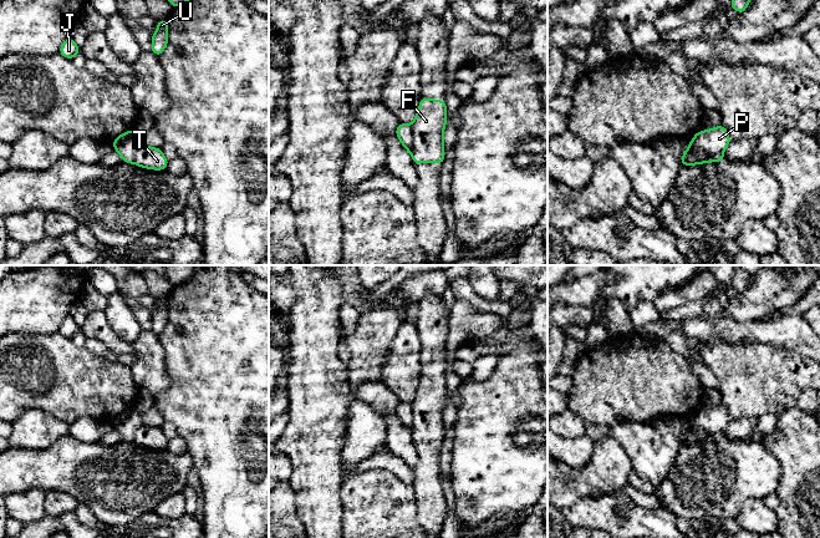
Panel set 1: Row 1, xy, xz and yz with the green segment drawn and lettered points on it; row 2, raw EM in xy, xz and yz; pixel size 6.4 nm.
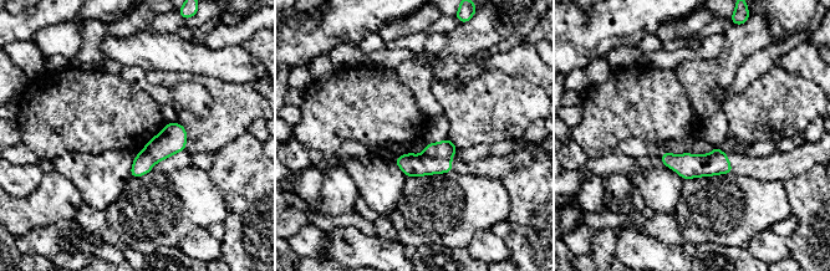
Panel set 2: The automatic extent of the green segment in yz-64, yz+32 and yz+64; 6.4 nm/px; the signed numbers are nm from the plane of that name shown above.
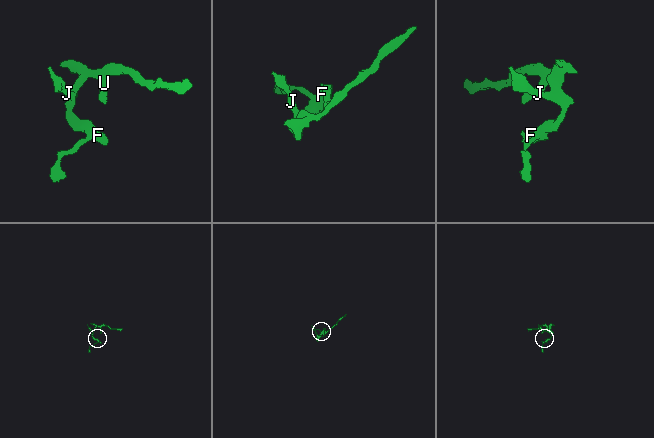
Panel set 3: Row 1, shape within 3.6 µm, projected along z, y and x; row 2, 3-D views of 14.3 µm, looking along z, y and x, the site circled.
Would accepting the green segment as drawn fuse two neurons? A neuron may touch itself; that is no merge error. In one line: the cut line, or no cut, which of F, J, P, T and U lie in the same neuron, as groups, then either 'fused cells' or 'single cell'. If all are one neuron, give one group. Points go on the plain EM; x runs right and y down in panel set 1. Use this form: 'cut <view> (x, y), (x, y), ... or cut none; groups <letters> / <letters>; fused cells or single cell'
cut yz (688, 426), (694, 431), (722, 431); groups F T / J P U; fused cells

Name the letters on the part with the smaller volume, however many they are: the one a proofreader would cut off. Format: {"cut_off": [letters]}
{"cut_off": ["F", "T"]}

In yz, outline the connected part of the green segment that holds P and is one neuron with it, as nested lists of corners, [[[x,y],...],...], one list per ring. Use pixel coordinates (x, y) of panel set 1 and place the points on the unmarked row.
[[[720,402],[708,410],[698,410],[693,418],[689,421],[688,427],[694,432],[714,433],[723,431],[730,422],[730,416]]]

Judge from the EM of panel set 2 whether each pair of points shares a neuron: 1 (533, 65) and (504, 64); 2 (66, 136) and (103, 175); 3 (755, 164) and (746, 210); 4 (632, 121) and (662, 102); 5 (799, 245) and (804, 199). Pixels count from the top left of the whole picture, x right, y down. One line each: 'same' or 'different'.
1: same
2: different
3: different
4: same
5: same

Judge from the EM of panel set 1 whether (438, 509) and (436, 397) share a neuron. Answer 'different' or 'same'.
same

